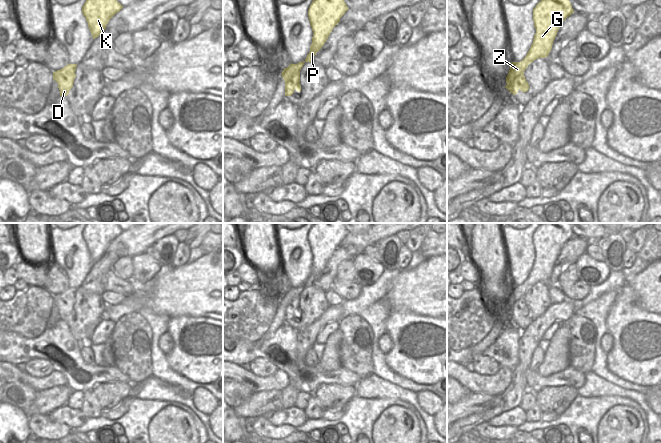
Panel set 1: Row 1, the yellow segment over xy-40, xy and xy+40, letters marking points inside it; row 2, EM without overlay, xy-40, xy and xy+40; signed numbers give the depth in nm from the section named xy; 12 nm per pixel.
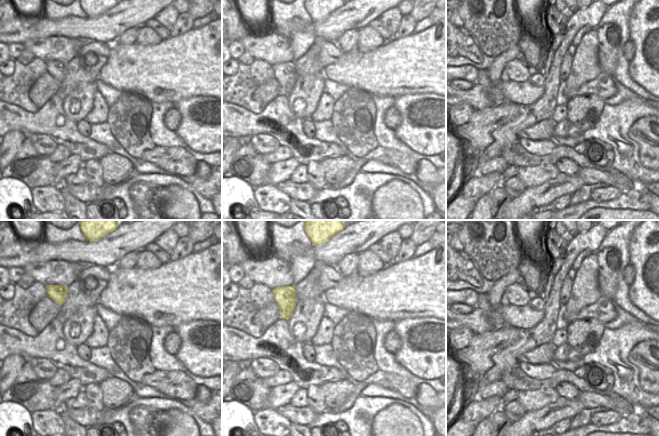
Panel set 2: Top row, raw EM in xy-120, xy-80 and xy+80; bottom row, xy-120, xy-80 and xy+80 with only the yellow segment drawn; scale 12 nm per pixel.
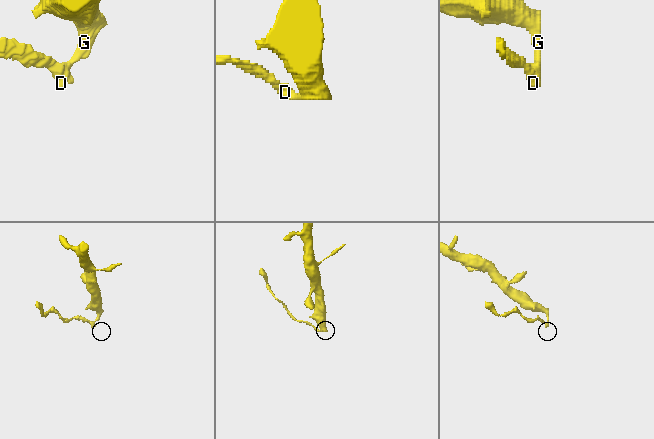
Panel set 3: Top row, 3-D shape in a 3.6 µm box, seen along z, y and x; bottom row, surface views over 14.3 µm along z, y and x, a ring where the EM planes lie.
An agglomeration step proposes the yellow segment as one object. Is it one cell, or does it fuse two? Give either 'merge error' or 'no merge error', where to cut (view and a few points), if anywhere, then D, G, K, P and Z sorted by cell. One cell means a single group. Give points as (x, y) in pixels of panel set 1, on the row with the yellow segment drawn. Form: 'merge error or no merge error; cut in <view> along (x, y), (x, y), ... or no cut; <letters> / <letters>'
merge error; cut in xy+40 along (525, 57), (531, 62); D Z / G K P

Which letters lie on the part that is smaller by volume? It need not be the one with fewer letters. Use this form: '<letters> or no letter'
D, Z

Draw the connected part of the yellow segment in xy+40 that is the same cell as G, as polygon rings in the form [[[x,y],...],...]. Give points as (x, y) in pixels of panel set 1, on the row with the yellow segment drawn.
[[[541,0],[533,9],[536,33],[525,56],[529,62],[549,55],[563,21],[574,13],[569,0]]]

